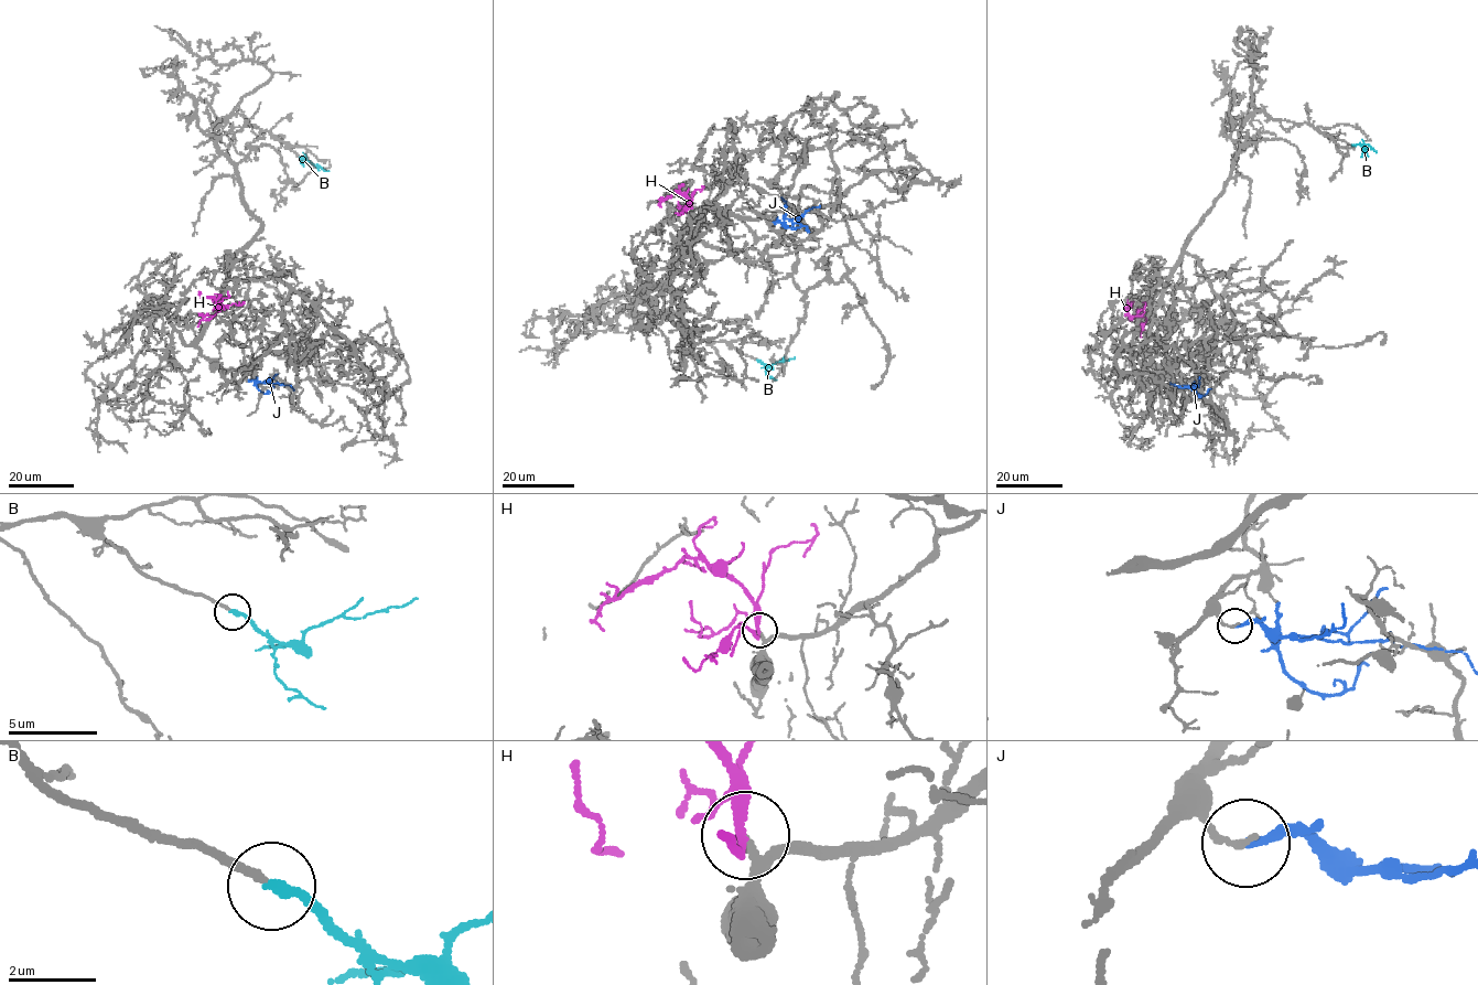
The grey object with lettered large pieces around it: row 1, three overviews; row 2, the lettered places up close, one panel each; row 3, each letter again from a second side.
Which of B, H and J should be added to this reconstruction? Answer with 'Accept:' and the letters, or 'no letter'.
Accept: B

